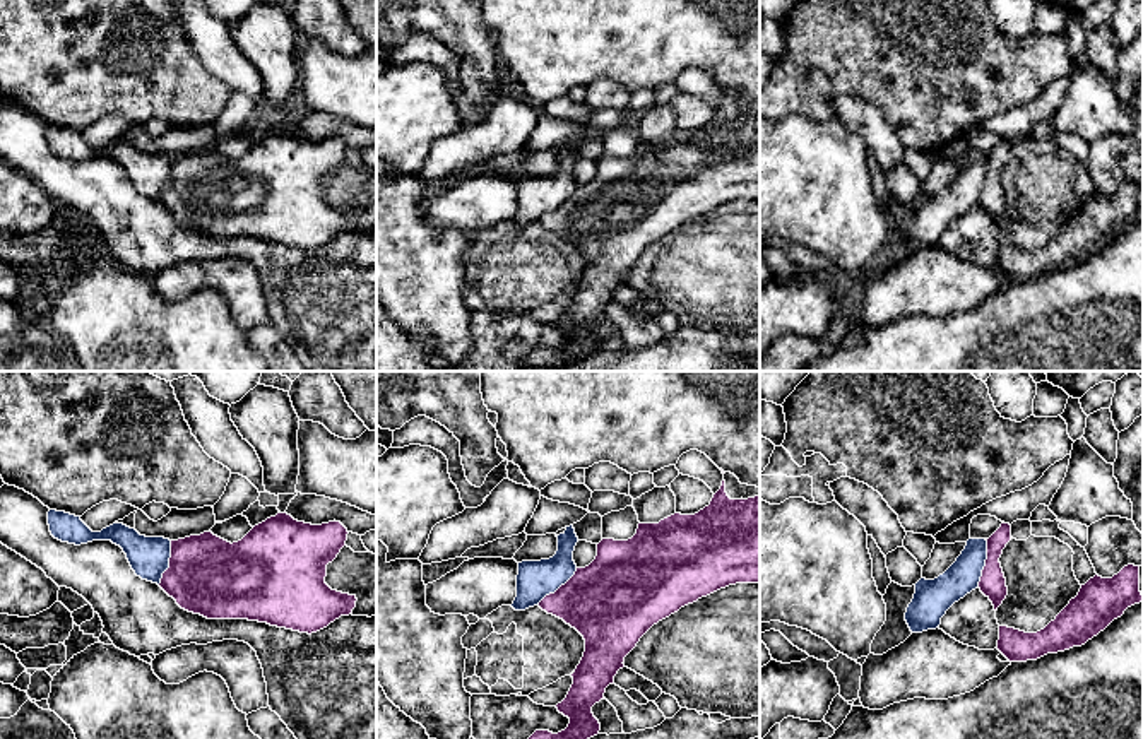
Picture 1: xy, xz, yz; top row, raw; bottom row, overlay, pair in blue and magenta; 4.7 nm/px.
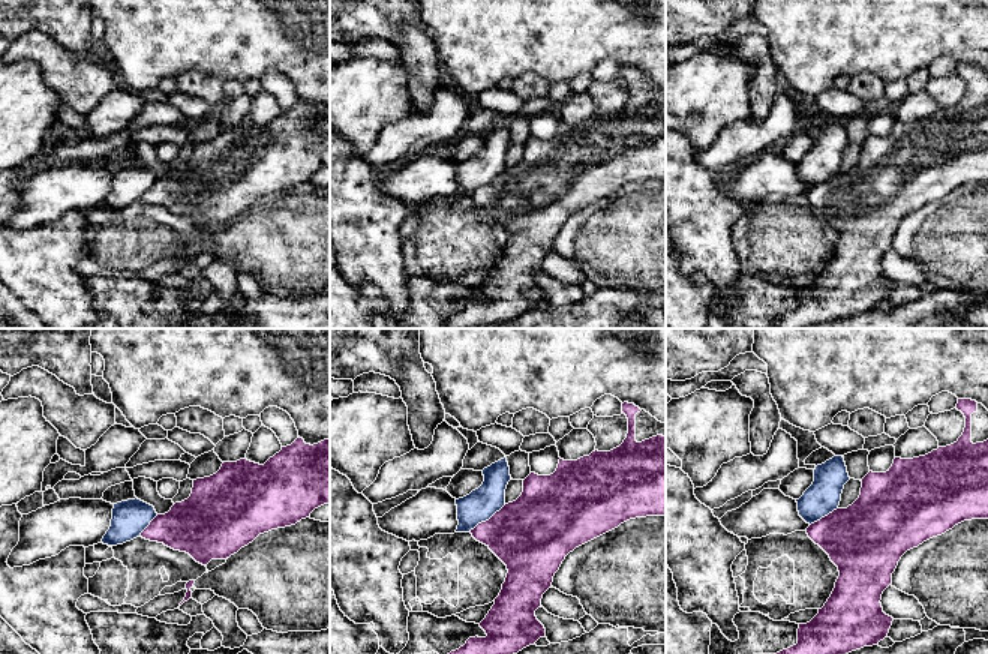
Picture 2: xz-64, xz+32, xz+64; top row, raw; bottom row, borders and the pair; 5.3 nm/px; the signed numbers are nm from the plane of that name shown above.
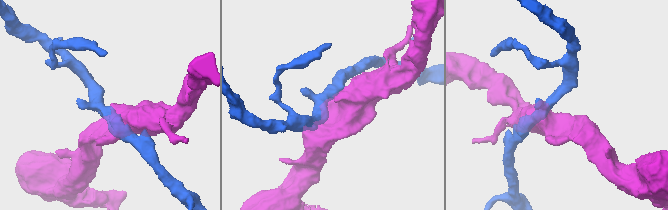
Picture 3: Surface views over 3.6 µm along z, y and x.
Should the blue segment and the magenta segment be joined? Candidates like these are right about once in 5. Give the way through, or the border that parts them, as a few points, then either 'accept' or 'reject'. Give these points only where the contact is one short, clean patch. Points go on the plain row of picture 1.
border yz (986, 156), (986, 182), (977, 204); reject

